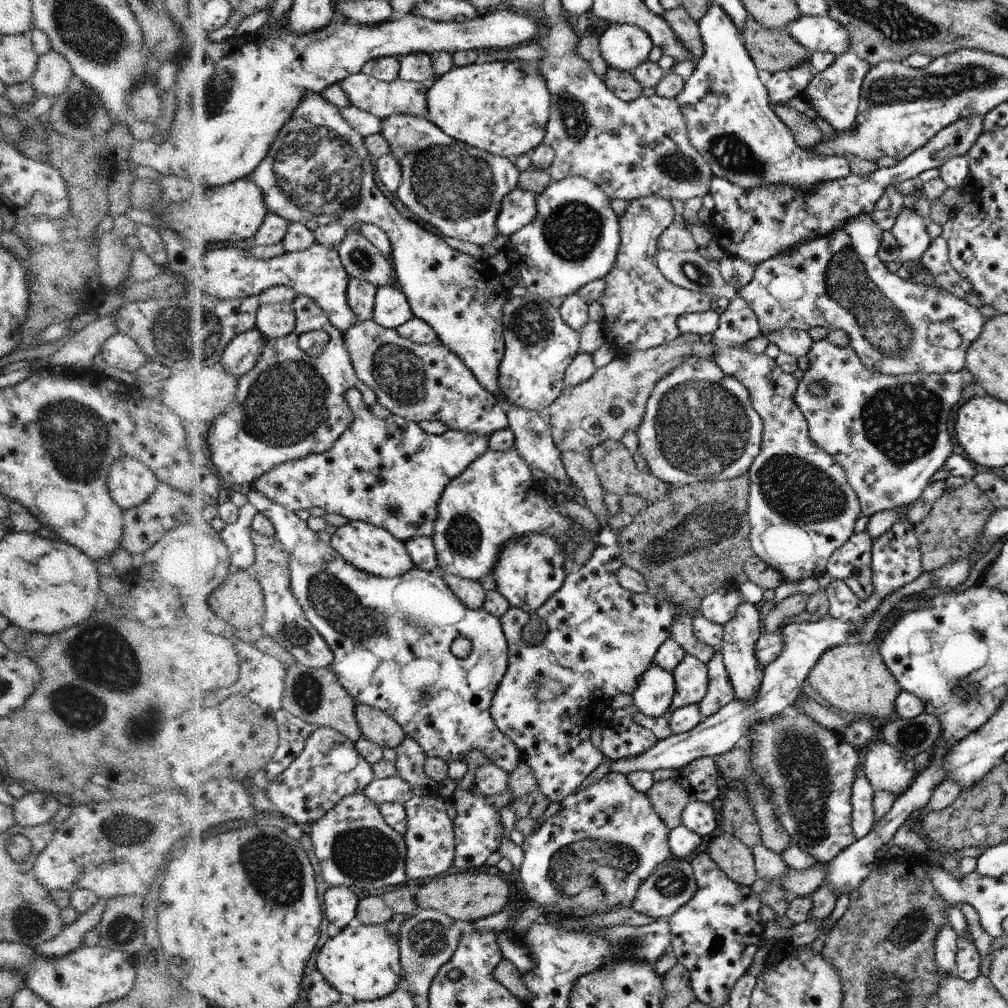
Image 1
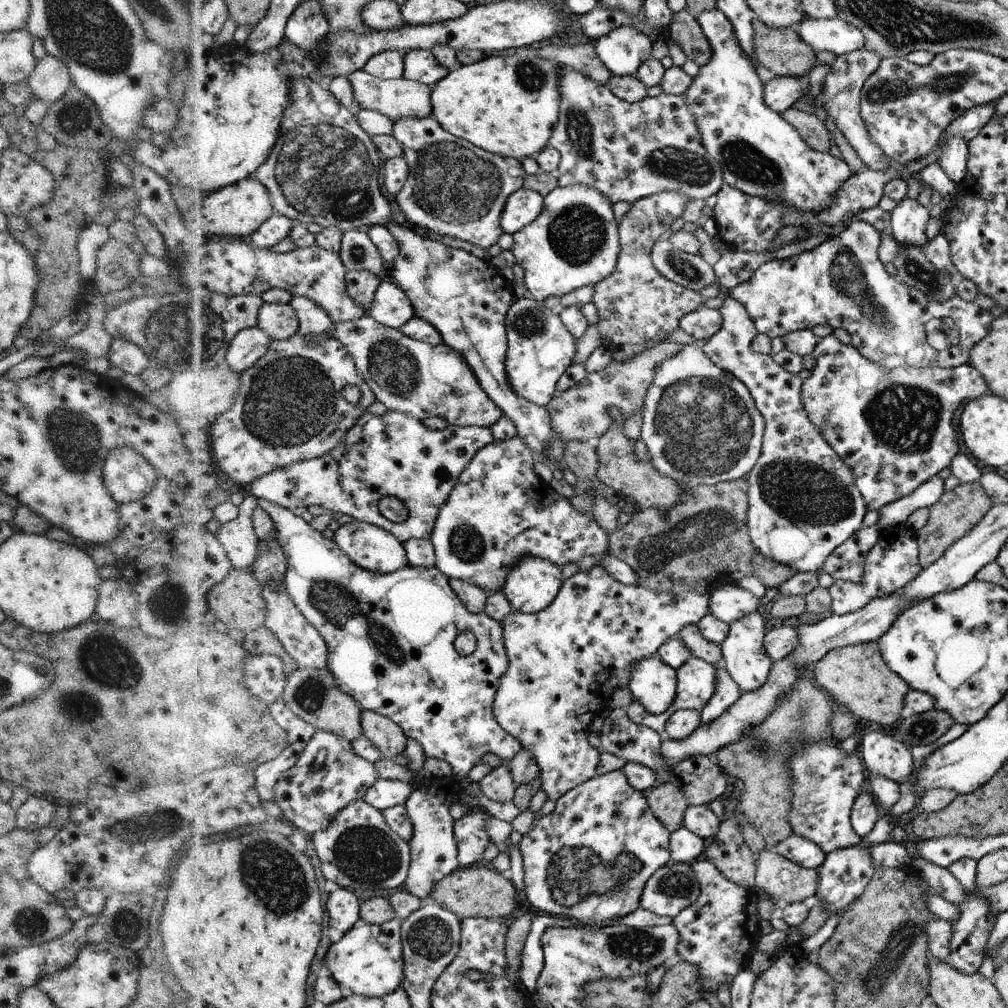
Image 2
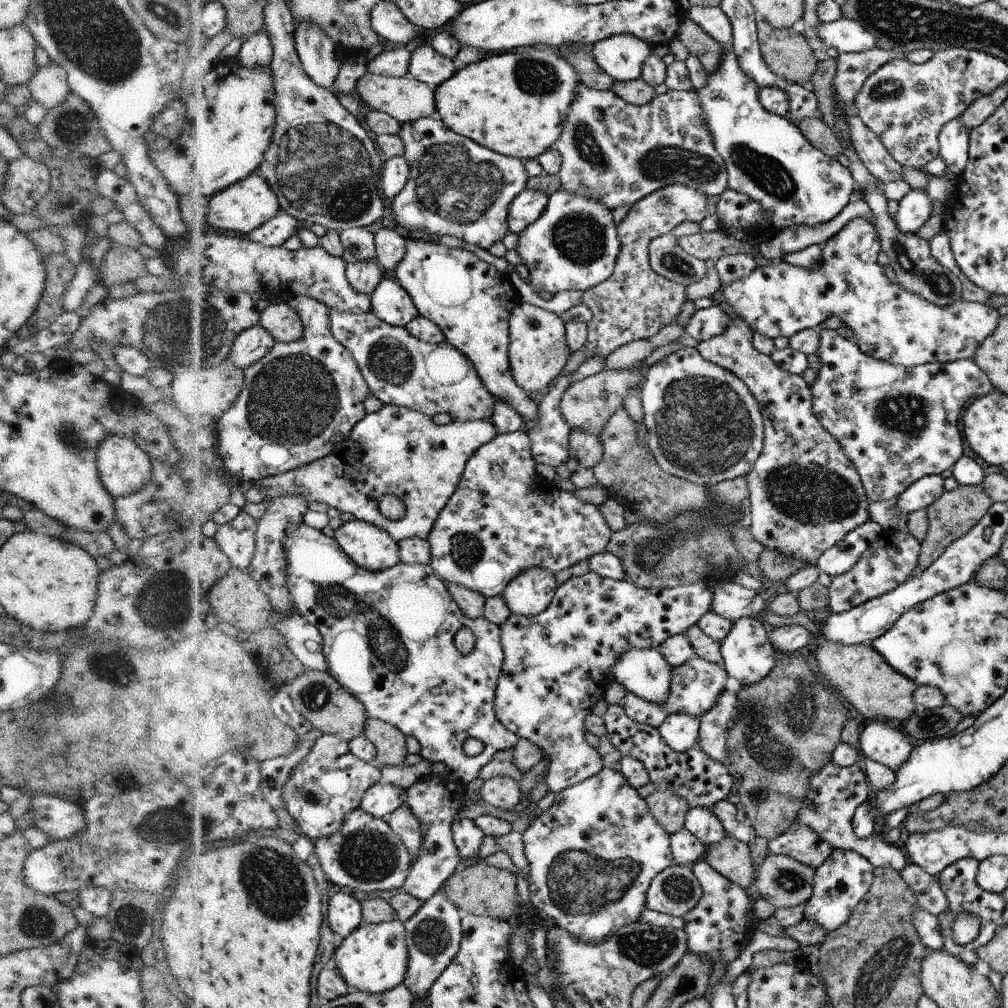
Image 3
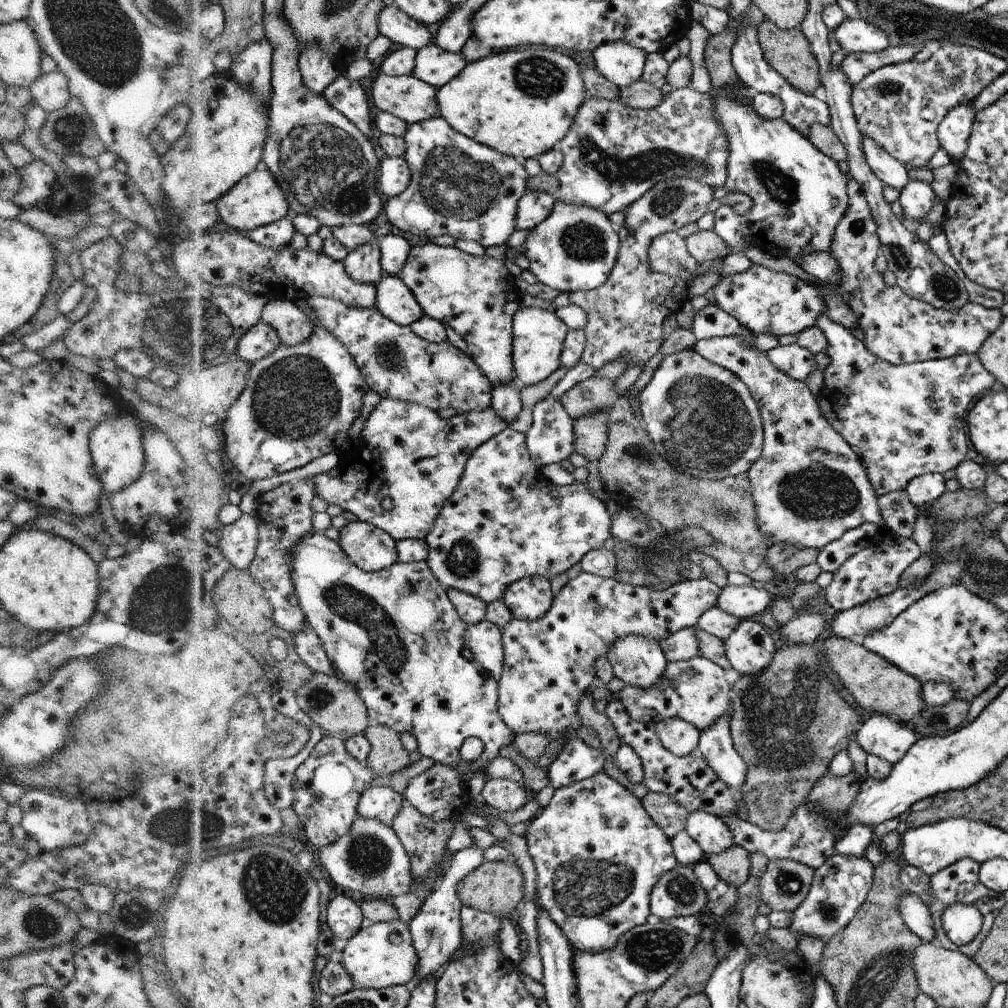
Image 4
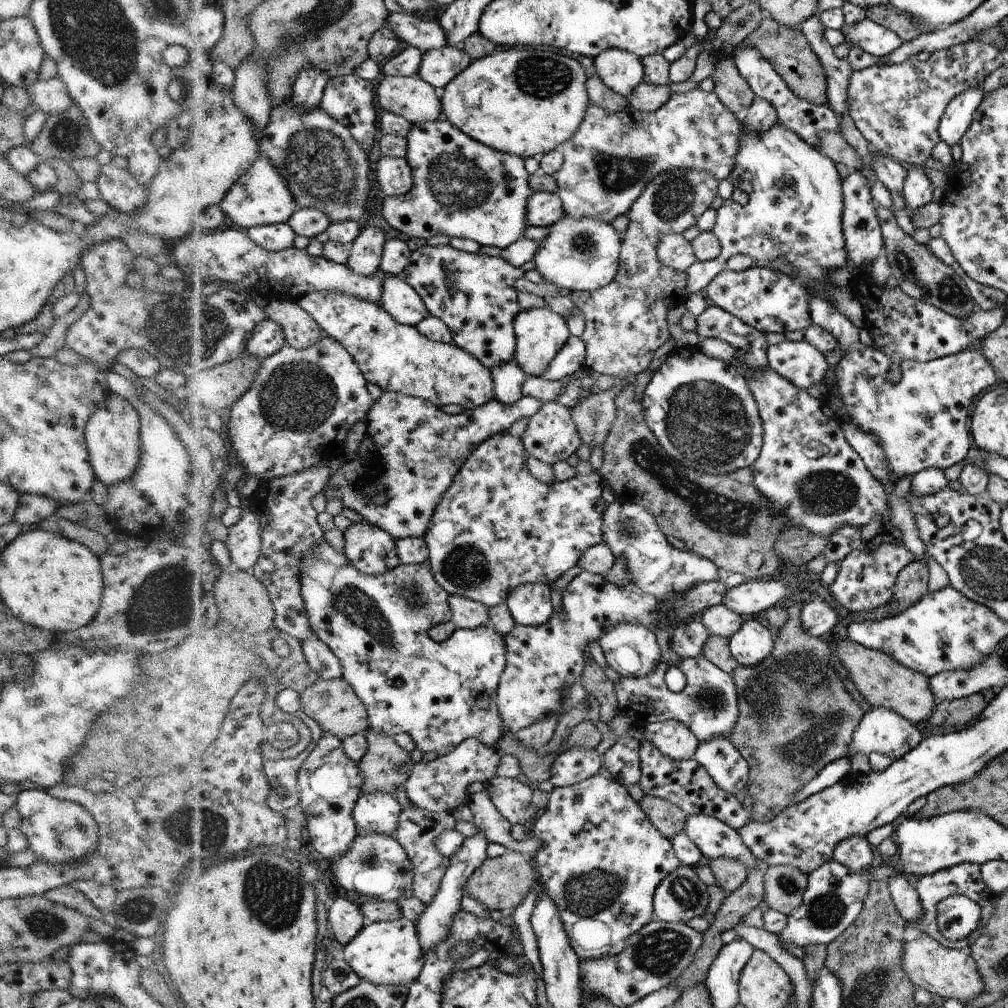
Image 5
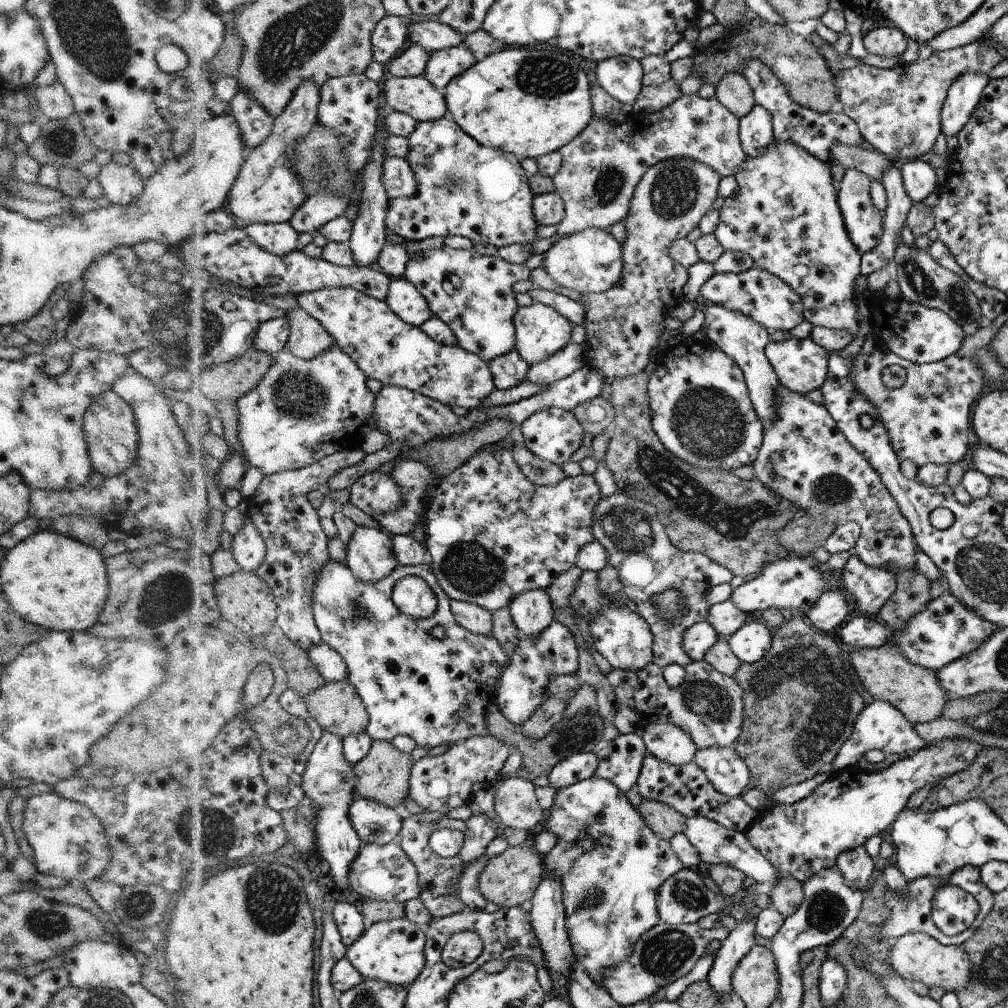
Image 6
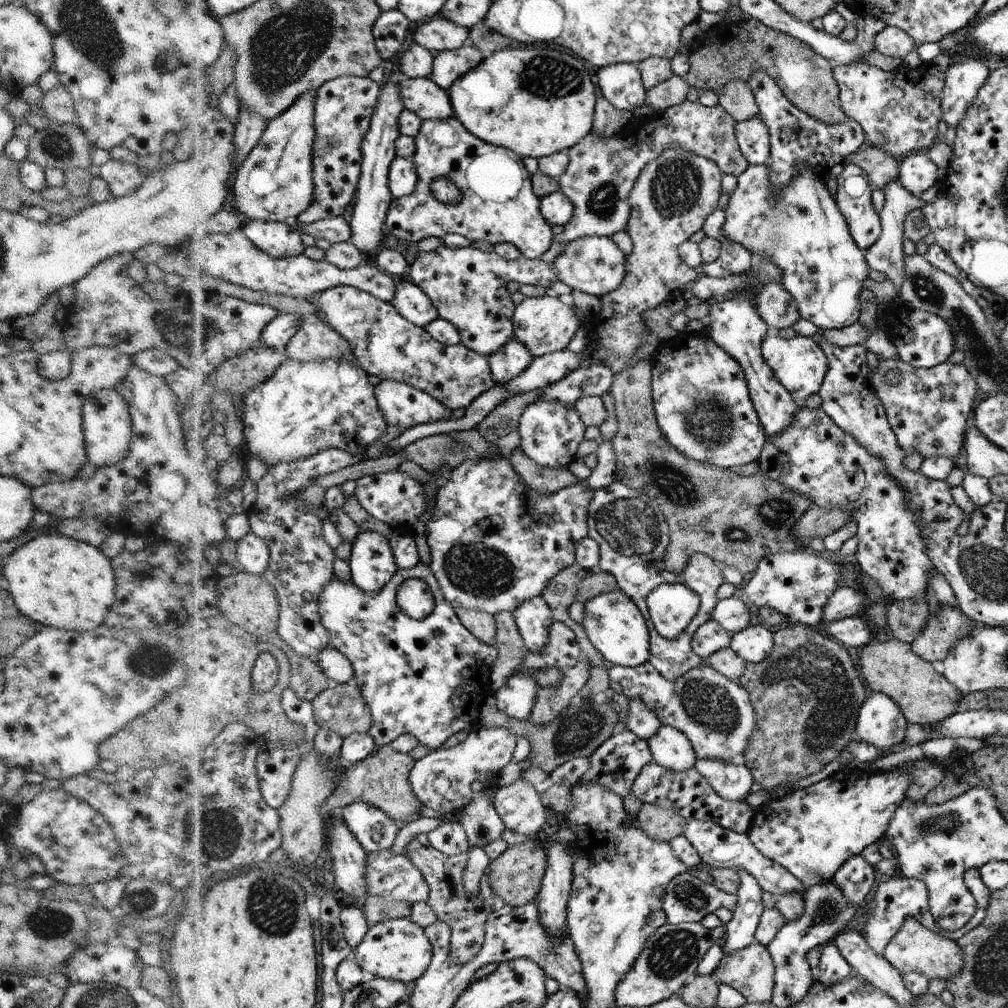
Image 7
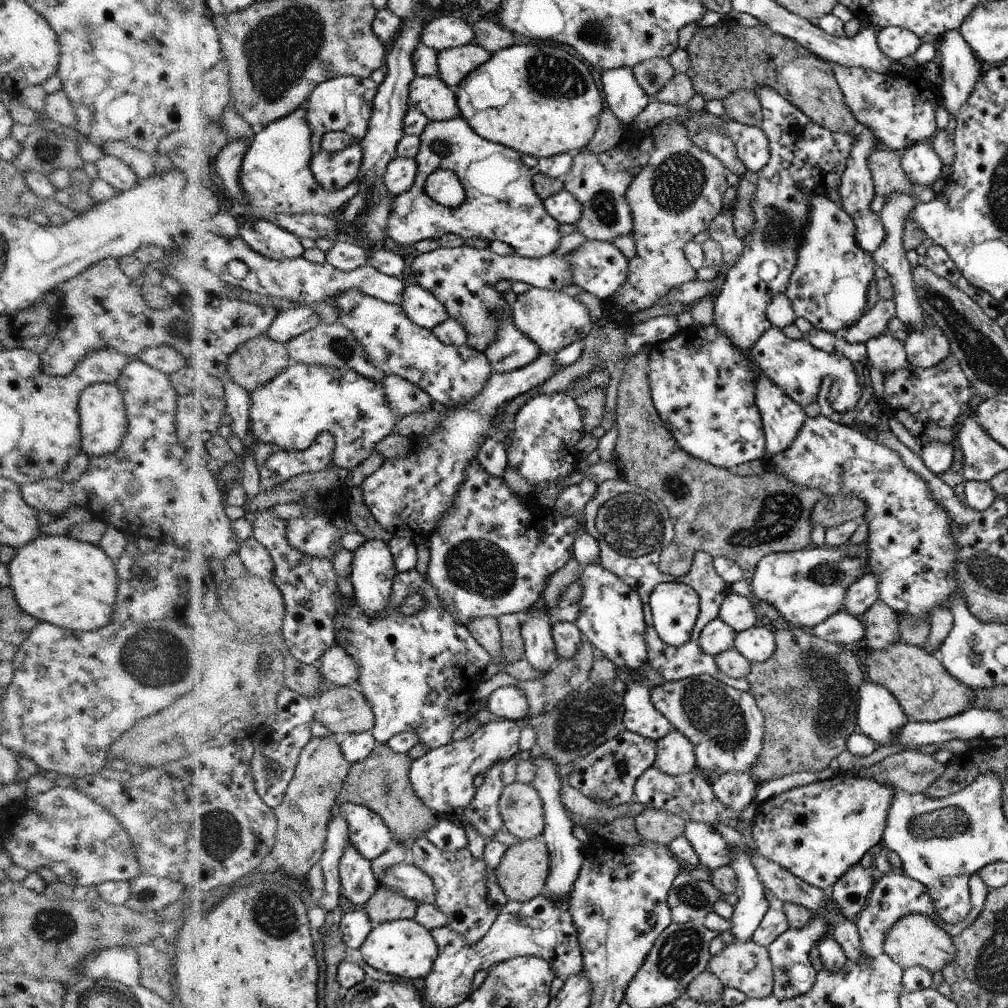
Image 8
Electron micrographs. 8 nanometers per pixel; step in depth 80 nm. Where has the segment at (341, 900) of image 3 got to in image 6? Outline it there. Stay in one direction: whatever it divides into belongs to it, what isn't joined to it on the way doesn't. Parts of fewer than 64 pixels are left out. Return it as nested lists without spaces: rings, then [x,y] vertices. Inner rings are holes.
[[[338,903],[334,909],[334,916],[336,916],[336,922],[340,926],[340,932],[348,947],[354,946],[368,930],[365,914],[358,910],[356,904]]]

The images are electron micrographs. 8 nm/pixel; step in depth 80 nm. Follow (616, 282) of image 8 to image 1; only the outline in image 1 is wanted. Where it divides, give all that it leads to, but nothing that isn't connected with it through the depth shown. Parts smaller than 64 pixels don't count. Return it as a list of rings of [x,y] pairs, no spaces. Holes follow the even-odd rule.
[[[568,175],[550,183],[538,195],[538,216],[531,224],[523,226],[518,233],[507,238],[507,248],[512,263],[518,267],[525,285],[525,292],[546,300],[554,296],[568,297],[589,282],[604,279],[611,272],[620,246],[620,228],[614,210],[610,208],[608,195],[584,176]]]

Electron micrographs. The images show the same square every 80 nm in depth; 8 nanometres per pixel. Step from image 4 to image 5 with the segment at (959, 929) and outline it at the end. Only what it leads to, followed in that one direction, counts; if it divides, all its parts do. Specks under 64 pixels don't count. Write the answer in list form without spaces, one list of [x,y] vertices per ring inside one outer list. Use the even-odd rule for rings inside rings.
[[[951,895],[938,905],[939,932],[950,941],[960,941],[980,924],[981,907],[966,895]]]

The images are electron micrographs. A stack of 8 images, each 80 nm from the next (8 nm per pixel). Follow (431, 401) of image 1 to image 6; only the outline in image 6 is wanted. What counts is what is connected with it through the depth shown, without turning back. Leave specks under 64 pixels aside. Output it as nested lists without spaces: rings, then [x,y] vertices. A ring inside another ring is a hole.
[[[345,287],[307,293],[300,295],[298,299],[301,307],[326,326],[330,334],[336,338],[339,346],[356,360],[370,379],[376,379],[383,385],[394,384],[394,386],[410,388],[414,392],[440,400],[440,403],[445,406],[452,408],[459,406],[468,411],[478,408],[484,398],[490,396],[495,390],[490,364],[459,345],[448,346],[446,343],[440,343],[432,338],[424,328],[405,322],[387,301],[373,298],[370,294],[360,292],[356,288]]]

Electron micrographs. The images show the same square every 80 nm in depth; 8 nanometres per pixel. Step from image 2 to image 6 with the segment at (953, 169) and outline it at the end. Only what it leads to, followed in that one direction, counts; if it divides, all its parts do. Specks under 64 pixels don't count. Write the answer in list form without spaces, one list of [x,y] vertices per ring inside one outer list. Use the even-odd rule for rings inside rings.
[[[970,70],[952,82],[943,105],[942,132],[946,136],[957,136],[970,120],[970,114],[978,106],[988,78],[987,73]]]

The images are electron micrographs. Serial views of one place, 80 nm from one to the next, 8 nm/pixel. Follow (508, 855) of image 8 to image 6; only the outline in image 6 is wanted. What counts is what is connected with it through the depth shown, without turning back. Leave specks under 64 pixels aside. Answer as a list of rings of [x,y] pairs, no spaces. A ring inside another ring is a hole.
[[[530,842],[519,845],[509,846],[509,848],[499,856],[489,858],[484,870],[480,872],[478,878],[478,890],[487,902],[493,902],[498,907],[518,907],[524,902],[527,906],[532,900],[534,890],[542,881],[542,858],[538,856],[538,850]]]

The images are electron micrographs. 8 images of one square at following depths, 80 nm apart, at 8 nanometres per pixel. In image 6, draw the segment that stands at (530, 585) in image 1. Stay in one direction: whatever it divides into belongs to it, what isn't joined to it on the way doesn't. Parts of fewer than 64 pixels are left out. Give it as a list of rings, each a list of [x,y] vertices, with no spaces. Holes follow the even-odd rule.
[[[546,589],[520,594],[508,609],[518,631],[526,636],[540,634],[555,620],[551,596]]]

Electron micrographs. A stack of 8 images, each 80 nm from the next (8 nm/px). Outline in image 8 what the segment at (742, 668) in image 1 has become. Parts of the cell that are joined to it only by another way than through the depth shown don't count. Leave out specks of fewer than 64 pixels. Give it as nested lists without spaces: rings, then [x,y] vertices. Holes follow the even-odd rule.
[[[754,626],[737,633],[734,648],[751,663],[761,663],[775,653],[774,634],[764,626]]]

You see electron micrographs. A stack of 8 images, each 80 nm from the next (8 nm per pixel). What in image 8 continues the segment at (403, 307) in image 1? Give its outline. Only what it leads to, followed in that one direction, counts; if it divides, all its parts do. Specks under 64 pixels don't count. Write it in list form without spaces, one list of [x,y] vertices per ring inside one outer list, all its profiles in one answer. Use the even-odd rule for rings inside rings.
[[[421,284],[408,287],[403,299],[404,310],[420,326],[433,330],[449,317],[438,297]]]

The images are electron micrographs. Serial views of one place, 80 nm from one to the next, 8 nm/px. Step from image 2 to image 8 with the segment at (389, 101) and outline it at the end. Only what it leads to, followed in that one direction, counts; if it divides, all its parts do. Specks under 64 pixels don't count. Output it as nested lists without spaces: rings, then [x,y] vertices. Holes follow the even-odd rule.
[[[439,75],[433,77],[416,77],[411,84],[410,102],[418,107],[431,121],[445,121],[459,116],[459,105],[456,102],[455,91],[442,82]]]

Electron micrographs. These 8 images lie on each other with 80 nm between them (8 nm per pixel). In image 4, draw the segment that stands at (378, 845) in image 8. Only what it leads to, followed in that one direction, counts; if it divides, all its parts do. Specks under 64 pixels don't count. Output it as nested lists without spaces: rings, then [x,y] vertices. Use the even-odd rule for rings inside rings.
[[[376,783],[364,793],[359,814],[369,819],[383,820],[393,826],[405,800],[405,796],[395,788]]]

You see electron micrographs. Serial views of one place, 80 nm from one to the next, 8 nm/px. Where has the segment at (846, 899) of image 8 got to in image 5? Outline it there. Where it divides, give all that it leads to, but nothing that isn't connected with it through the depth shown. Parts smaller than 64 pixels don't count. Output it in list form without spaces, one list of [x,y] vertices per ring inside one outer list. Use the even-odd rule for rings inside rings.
[[[852,836],[835,848],[834,860],[856,874],[868,871],[873,859],[873,848],[867,836]]]

